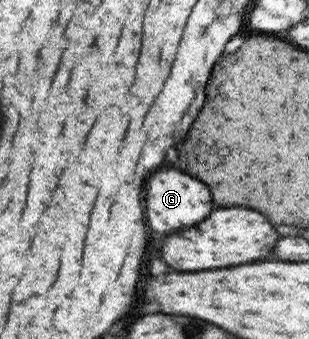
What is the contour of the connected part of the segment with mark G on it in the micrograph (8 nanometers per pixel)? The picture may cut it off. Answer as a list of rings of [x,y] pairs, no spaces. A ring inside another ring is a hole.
[[[160,170],[152,174],[152,178],[145,183],[146,194],[142,206],[146,208],[148,226],[160,234],[172,234],[182,228],[190,228],[202,222],[212,212],[212,196],[206,184],[200,180],[182,174],[178,170]]]

